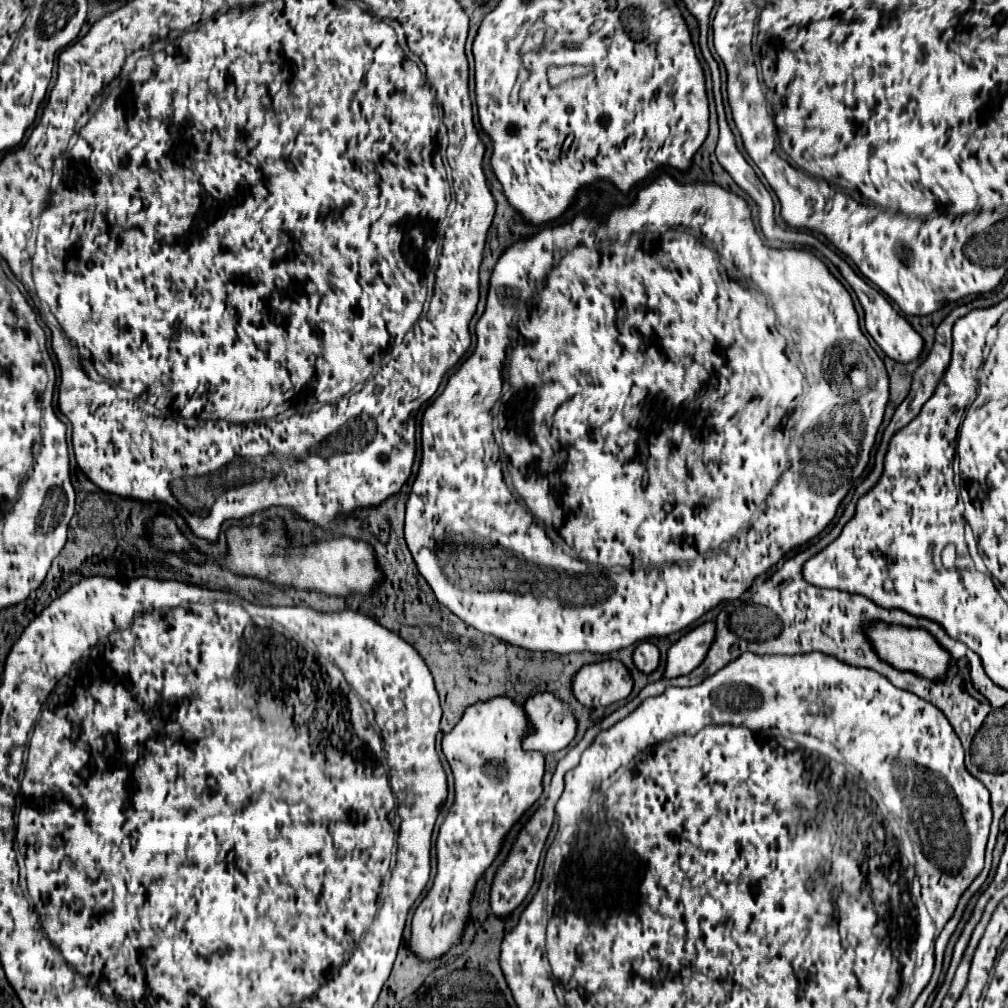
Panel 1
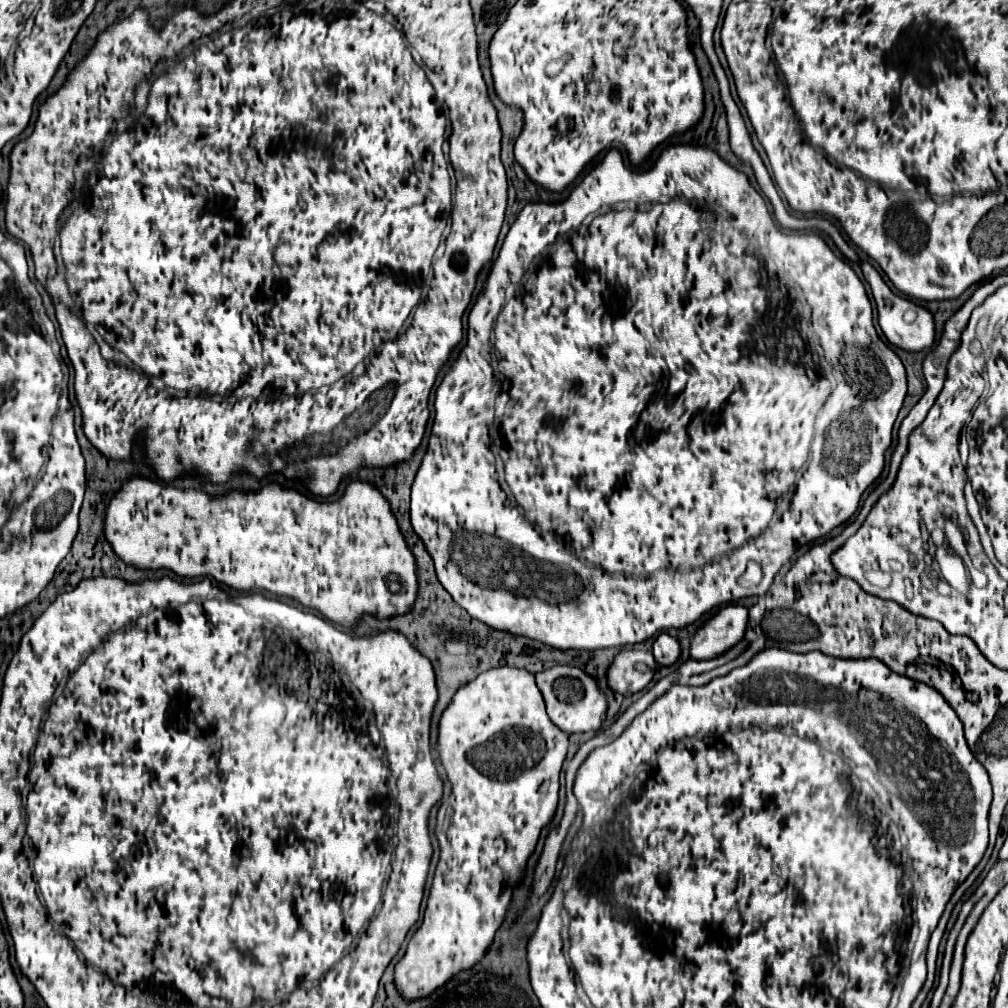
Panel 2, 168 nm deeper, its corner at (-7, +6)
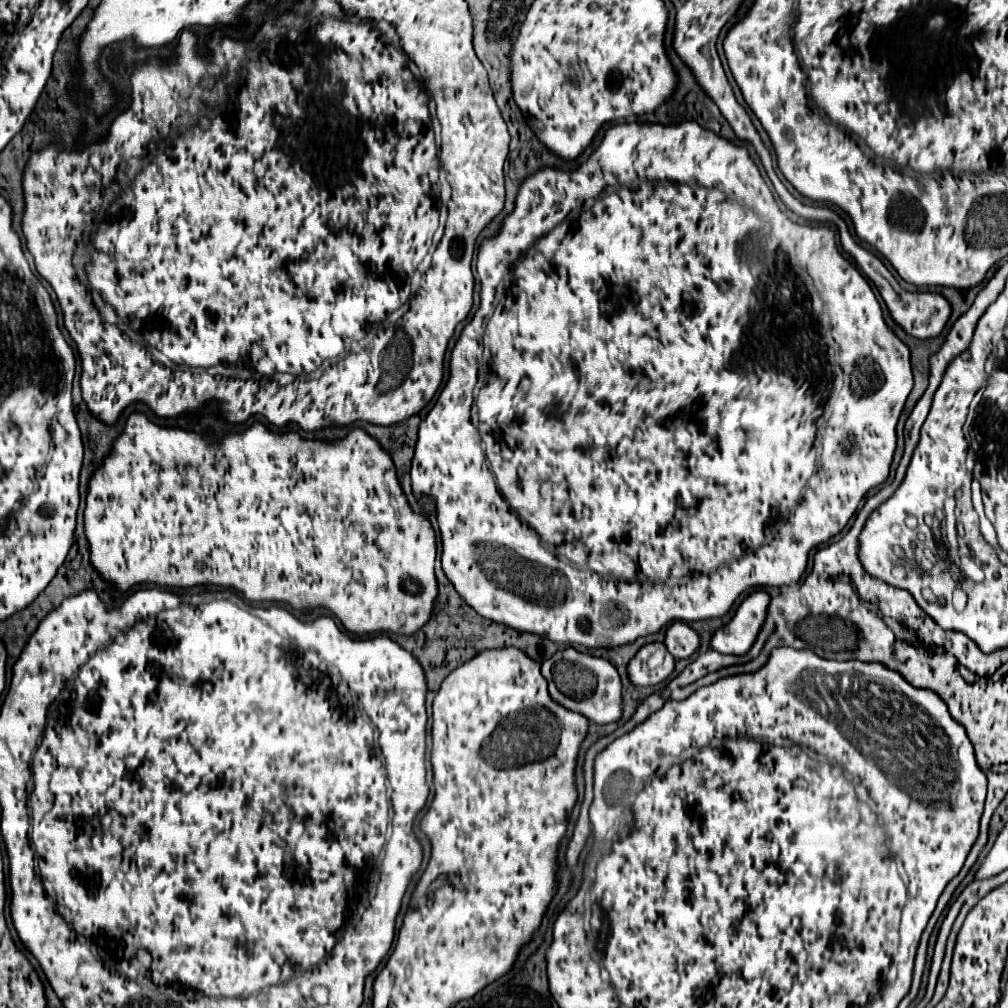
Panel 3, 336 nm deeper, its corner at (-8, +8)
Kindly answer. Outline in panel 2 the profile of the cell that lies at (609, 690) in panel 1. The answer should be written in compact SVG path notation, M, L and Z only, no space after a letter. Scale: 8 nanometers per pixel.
M623 650L617 654L613 664L607 670L609 686L615 692L641 692L651 680L657 670L653 652L647 650Z

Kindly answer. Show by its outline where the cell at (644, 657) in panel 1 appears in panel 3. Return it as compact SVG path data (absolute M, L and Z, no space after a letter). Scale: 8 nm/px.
M676 622L672 624L668 630L666 630L666 638L664 638L664 644L668 648L668 652L680 660L680 658L690 658L698 644L700 644L700 638L698 634L684 622Z

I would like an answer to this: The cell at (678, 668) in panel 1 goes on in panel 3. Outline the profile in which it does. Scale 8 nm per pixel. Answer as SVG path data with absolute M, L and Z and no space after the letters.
M752 592L736 610L734 618L716 630L710 638L710 648L720 654L744 654L750 650L768 608L766 592Z

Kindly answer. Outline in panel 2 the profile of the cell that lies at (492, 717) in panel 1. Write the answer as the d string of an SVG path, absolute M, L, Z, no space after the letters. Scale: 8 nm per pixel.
M499 666L499 668L489 668L487 672L481 672L475 680L463 684L455 696L451 698L451 704L447 704L447 708L443 710L441 718L439 718L439 734L437 734L437 754L441 758L441 764L447 772L447 778L451 782L451 796L441 804L439 808L439 814L437 814L437 826L435 826L435 836L439 840L439 862L437 862L437 870L435 870L435 878L433 878L433 886L429 890L429 904L427 904L427 910L423 912L423 922L421 926L415 930L411 942L407 944L407 952L403 954L403 958L395 964L395 988L397 992L401 994L403 1000L407 1002L413 1002L413 1000L419 1000L419 998L427 998L429 994L433 994L437 988L445 986L455 974L459 974L461 970L469 970L473 968L475 964L479 964L483 960L483 956L487 954L489 946L493 944L493 938L495 938L495 932L499 930L505 914L507 914L507 908L509 908L509 902L511 902L511 896L513 896L513 890L515 886L519 886L523 874L525 874L525 868L527 868L527 860L529 856L533 854L535 846L537 846L537 840L541 836L541 830L553 820L555 816L555 810L557 810L557 804L559 804L559 772L561 772L561 766L563 766L563 760L567 756L567 746L569 746L569 734L555 728L555 724L551 724L547 712L545 712L545 704L543 704L543 696L535 684L535 676L531 672L527 672L525 668L511 668L511 666Z

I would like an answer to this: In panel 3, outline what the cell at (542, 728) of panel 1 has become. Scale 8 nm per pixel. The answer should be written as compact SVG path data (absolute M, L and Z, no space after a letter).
M566 648L542 662L542 676L548 680L548 692L556 704L586 716L592 724L610 724L622 716L622 684L608 660Z

